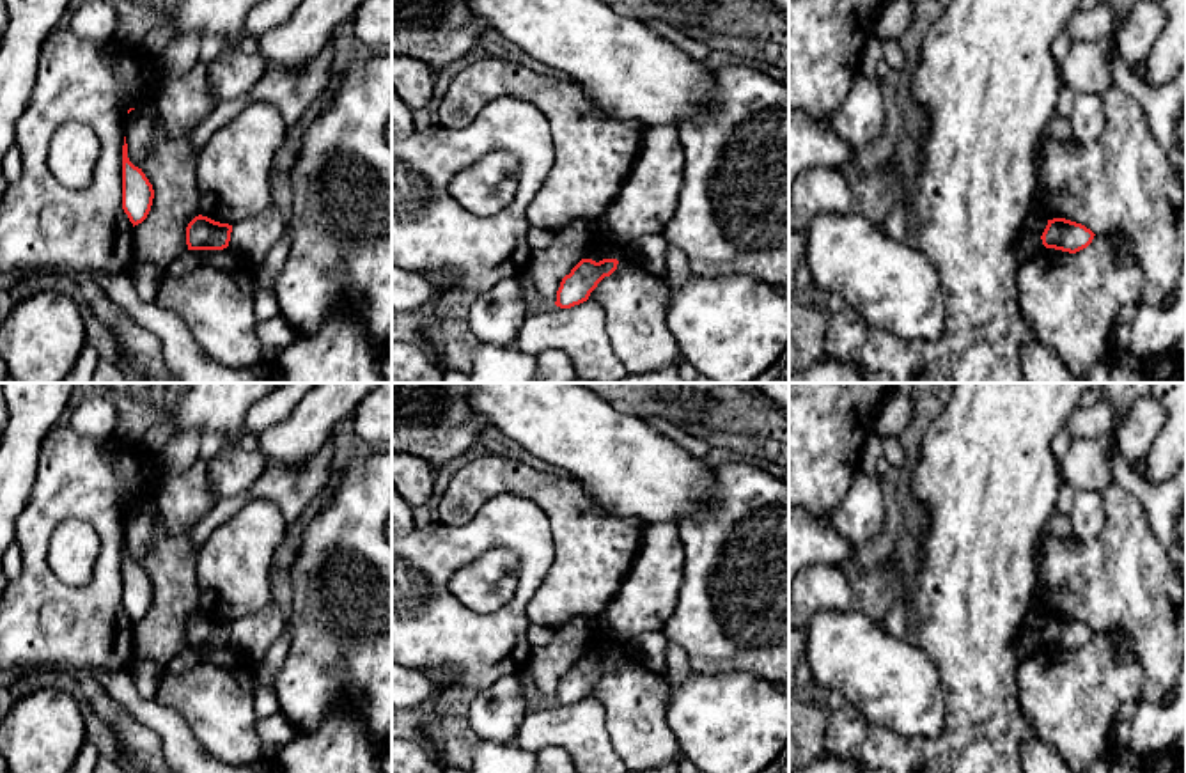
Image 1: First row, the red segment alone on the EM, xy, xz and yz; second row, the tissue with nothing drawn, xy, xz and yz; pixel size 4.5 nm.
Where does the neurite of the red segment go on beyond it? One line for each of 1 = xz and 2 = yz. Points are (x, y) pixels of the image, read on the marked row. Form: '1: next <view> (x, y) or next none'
1: next none
2: next none

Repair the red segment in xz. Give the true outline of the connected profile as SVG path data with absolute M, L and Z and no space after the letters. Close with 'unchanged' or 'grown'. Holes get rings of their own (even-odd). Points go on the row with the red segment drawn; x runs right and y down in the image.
M581 259L571 273L562 278L555 305L571 308L587 301L597 284L617 269L617 264L617 259L603 259L599 262Z | unchanged

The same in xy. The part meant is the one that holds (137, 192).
M128 144L122 145L122 209L129 222L142 223L152 206L154 190L142 168L135 167L128 158Z | unchanged

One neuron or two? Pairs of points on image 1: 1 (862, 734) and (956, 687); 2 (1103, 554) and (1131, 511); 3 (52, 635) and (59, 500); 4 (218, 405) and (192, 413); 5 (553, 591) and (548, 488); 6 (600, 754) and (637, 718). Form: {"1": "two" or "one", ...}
{"1": "one", "2": "one", "3": "one", "4": "one", "5": "one", "6": "two"}

